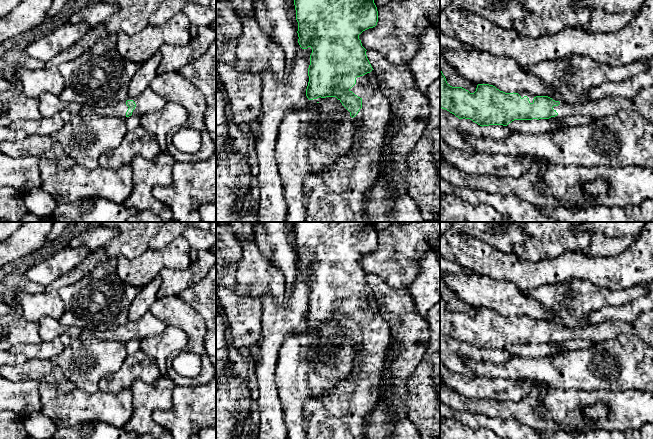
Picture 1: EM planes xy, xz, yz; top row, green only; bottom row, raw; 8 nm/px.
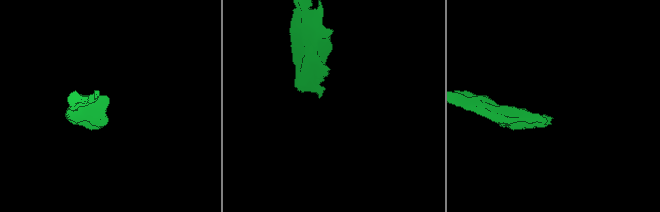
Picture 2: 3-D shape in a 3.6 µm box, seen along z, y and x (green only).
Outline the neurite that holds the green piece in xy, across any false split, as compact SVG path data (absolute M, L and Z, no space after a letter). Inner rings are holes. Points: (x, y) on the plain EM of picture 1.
M148 311L136 321L128 321L118 328L95 333L95 337L101 340L119 341L126 344L131 339L141 340L147 336L160 334L166 327L164 322Z

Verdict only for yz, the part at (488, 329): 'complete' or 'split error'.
split error

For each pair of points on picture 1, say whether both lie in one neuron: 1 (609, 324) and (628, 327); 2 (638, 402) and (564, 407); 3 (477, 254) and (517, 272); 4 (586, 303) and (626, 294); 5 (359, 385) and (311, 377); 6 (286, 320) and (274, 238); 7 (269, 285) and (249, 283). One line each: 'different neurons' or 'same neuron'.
1: same neuron
2: same neuron
3: same neuron
4: same neuron
5: different neurons
6: different neurons
7: same neuron

